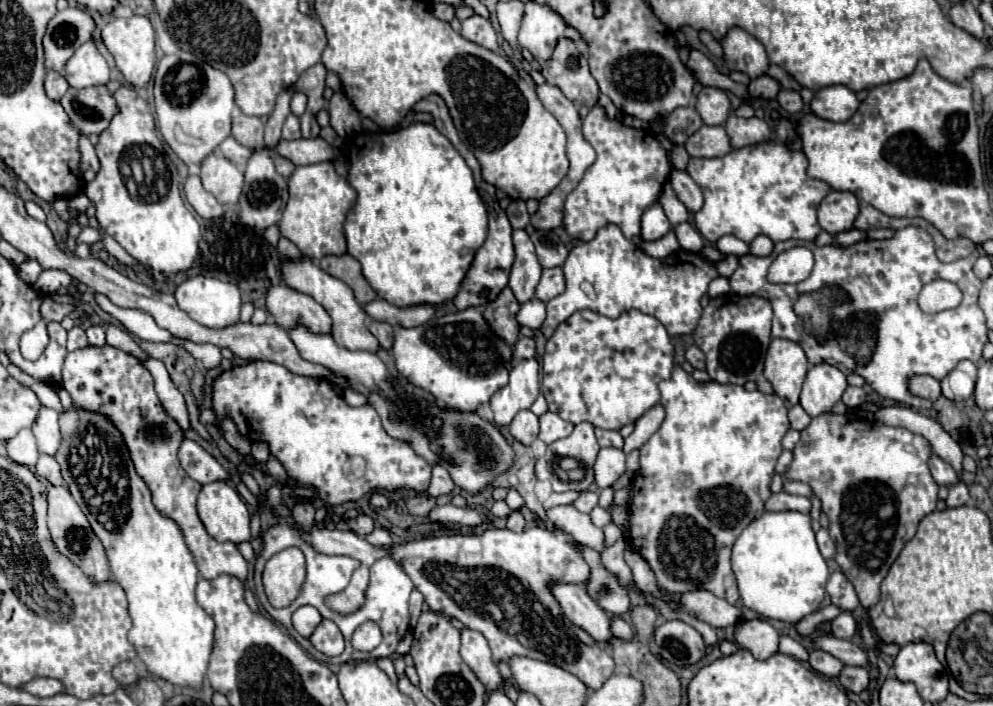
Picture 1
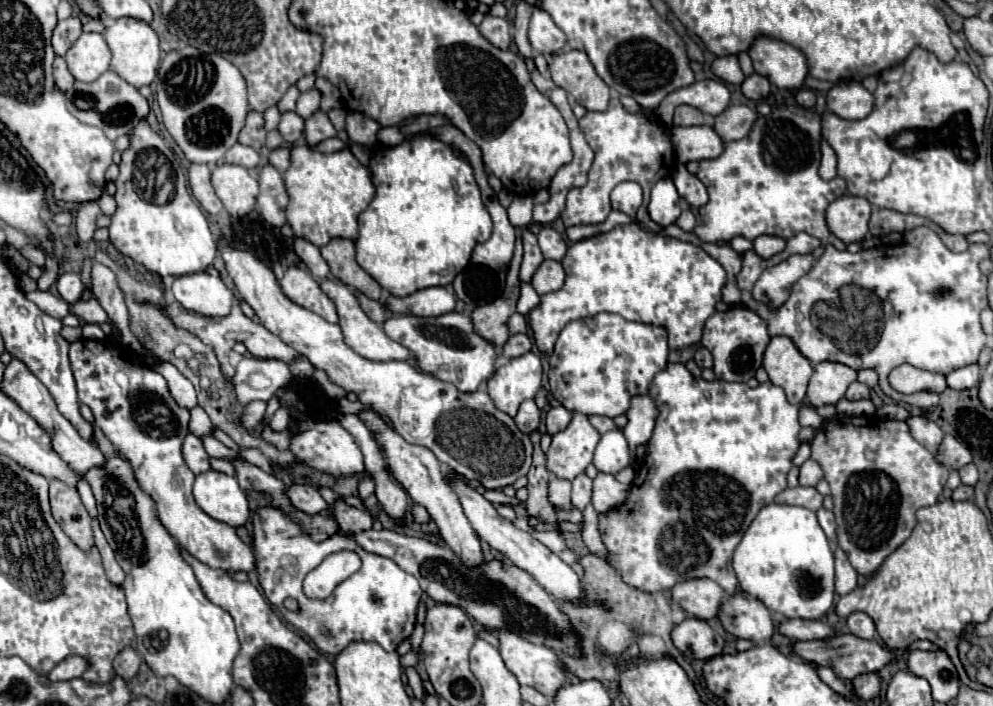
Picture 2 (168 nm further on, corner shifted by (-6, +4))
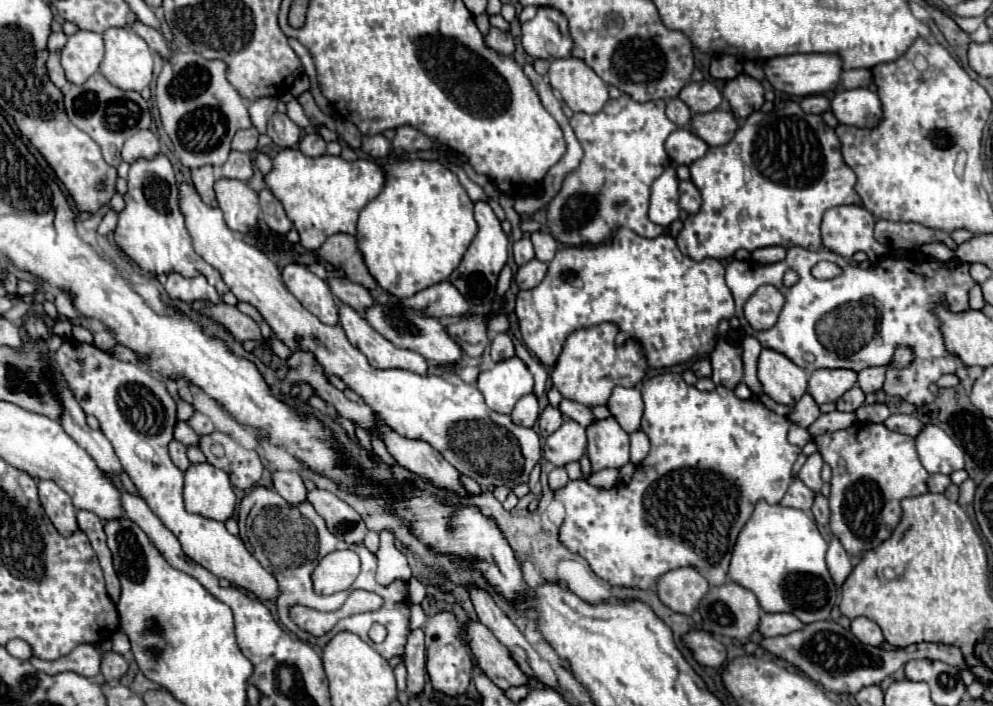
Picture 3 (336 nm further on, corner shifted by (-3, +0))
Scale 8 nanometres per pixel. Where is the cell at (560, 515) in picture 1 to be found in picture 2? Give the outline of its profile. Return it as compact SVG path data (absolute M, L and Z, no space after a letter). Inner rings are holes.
M554 478L550 482L550 488L548 488L548 498L552 502L552 506L556 508L564 508L564 510L570 510L574 508L572 506L572 500L570 500L570 482L568 480L558 480Z

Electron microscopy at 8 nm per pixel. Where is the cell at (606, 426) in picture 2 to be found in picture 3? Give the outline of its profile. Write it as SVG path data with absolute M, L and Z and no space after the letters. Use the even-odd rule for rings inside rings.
M567 398L561 400L559 410L561 410L567 418L579 422L581 426L589 426L589 424L595 420L595 416L591 414L591 410L589 410L587 406L583 406L583 404L579 404L579 402L573 402L573 400L567 400Z

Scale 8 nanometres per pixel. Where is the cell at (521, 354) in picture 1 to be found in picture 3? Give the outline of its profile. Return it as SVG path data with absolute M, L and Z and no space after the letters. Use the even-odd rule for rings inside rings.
M497 334L491 342L491 360L501 362L501 360L507 360L513 356L515 356L515 348L513 348L509 334Z

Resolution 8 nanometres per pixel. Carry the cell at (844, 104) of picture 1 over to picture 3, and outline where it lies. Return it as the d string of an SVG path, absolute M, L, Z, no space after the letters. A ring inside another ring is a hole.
M869 88L839 90L831 100L831 112L841 124L867 128L881 120L881 100Z

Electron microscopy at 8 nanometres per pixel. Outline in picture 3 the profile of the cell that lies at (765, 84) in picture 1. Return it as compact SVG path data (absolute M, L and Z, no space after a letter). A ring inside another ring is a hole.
M739 74L737 78L727 80L723 86L723 96L729 100L731 112L737 120L745 120L763 106L763 86L747 74Z

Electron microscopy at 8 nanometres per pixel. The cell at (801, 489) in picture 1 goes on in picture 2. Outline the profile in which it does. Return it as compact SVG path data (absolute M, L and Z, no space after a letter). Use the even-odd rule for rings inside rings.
M806 460L802 466L800 466L800 486L816 486L820 480L822 480L822 468L814 462L814 460Z

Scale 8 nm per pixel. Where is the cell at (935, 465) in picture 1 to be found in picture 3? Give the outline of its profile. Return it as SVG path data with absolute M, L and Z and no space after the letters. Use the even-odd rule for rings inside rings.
M891 414L883 424L889 430L895 430L895 432L907 434L907 436L917 436L919 430L923 428L923 424L915 416L907 416L907 414Z

